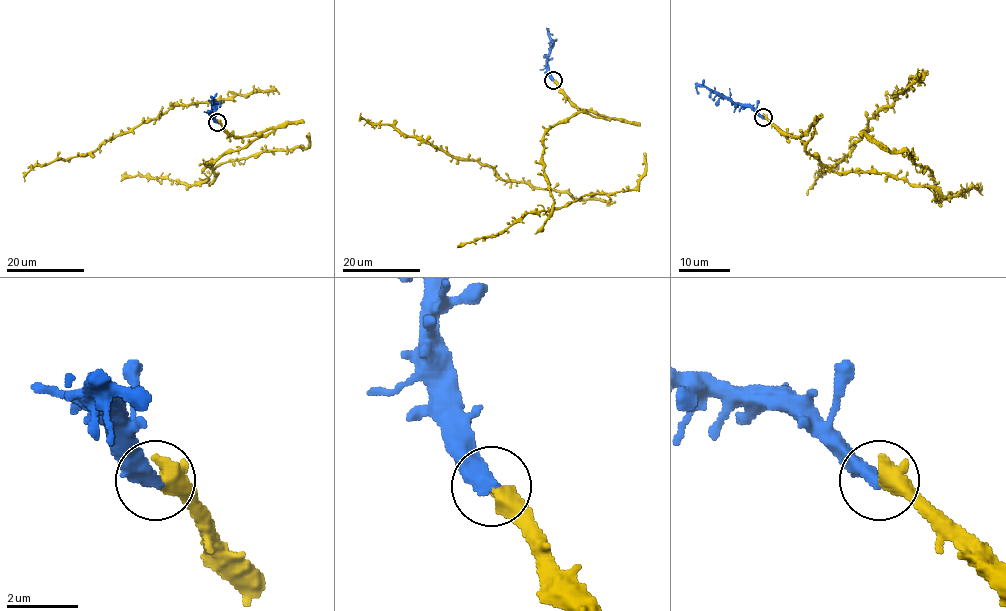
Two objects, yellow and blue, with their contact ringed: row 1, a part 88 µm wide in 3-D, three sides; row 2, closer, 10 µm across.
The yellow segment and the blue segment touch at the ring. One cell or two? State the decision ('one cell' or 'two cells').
one cell

